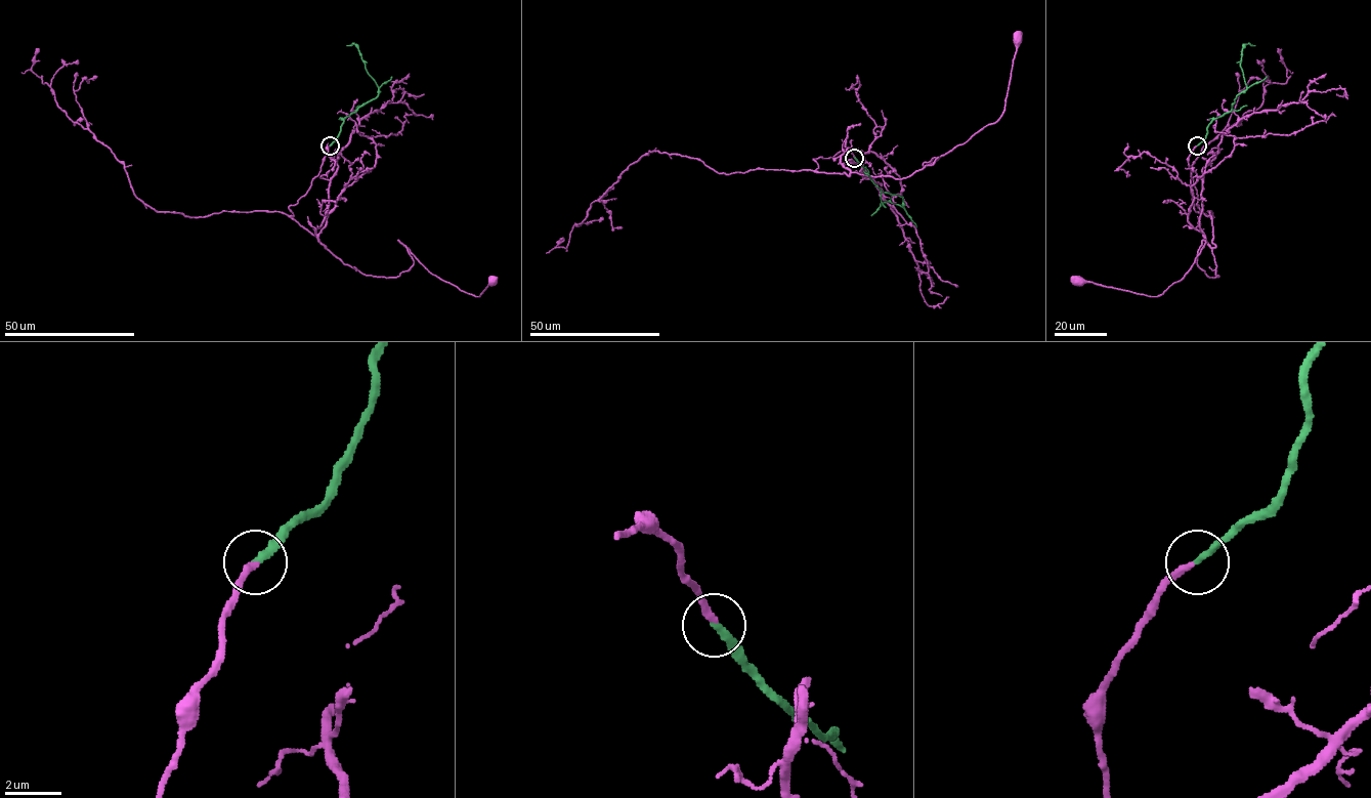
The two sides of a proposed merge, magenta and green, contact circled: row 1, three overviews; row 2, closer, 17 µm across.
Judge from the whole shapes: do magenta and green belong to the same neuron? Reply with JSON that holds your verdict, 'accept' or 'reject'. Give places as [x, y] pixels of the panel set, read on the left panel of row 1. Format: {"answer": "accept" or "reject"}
{"answer": "accept"}

